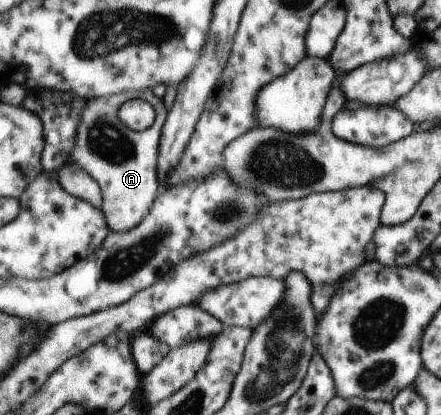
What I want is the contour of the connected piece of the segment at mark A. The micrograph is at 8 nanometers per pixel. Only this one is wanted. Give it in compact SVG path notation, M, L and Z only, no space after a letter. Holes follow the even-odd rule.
M152 89L119 92L110 97L88 99L81 111L75 144L65 166L78 166L97 181L102 192L100 209L105 215L108 227L115 233L137 226L146 217L153 201L162 190L157 178L157 157L166 114L164 100L158 98ZM132 99L146 100L155 109L155 120L147 130L128 129L118 118L119 106Z

